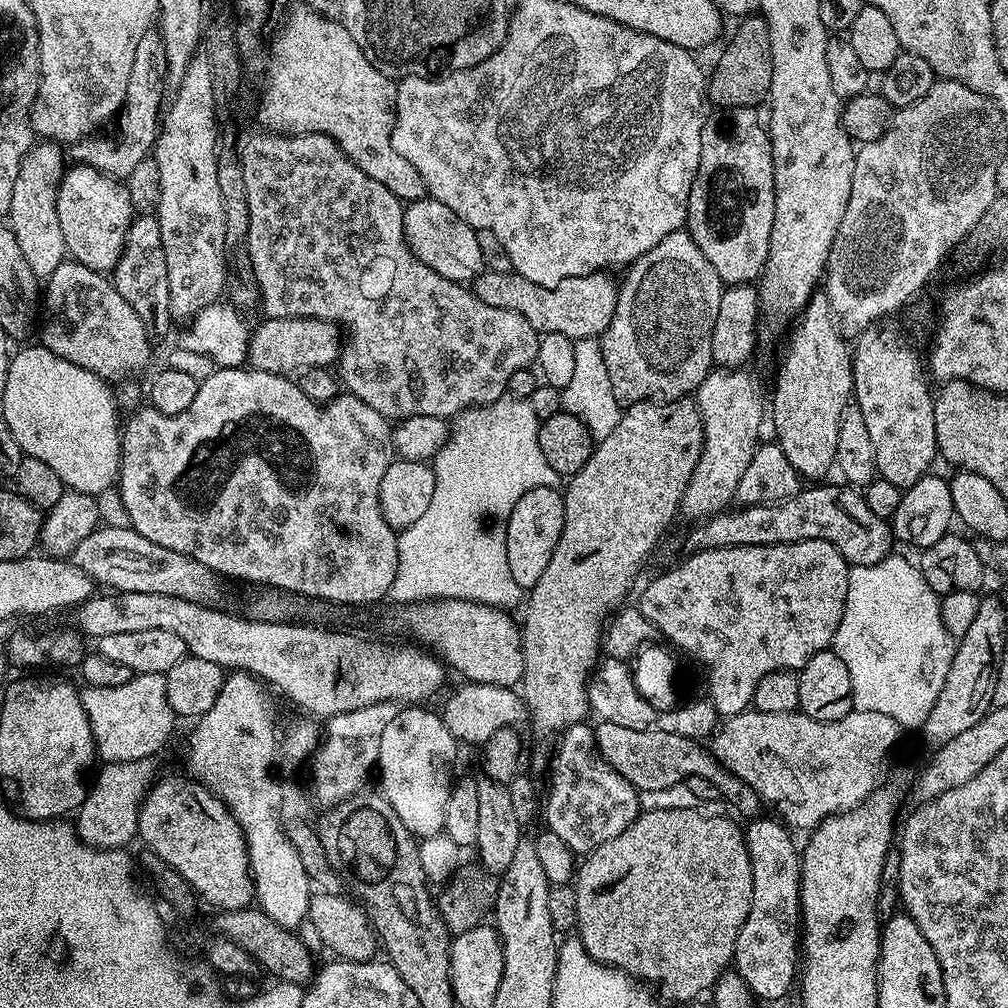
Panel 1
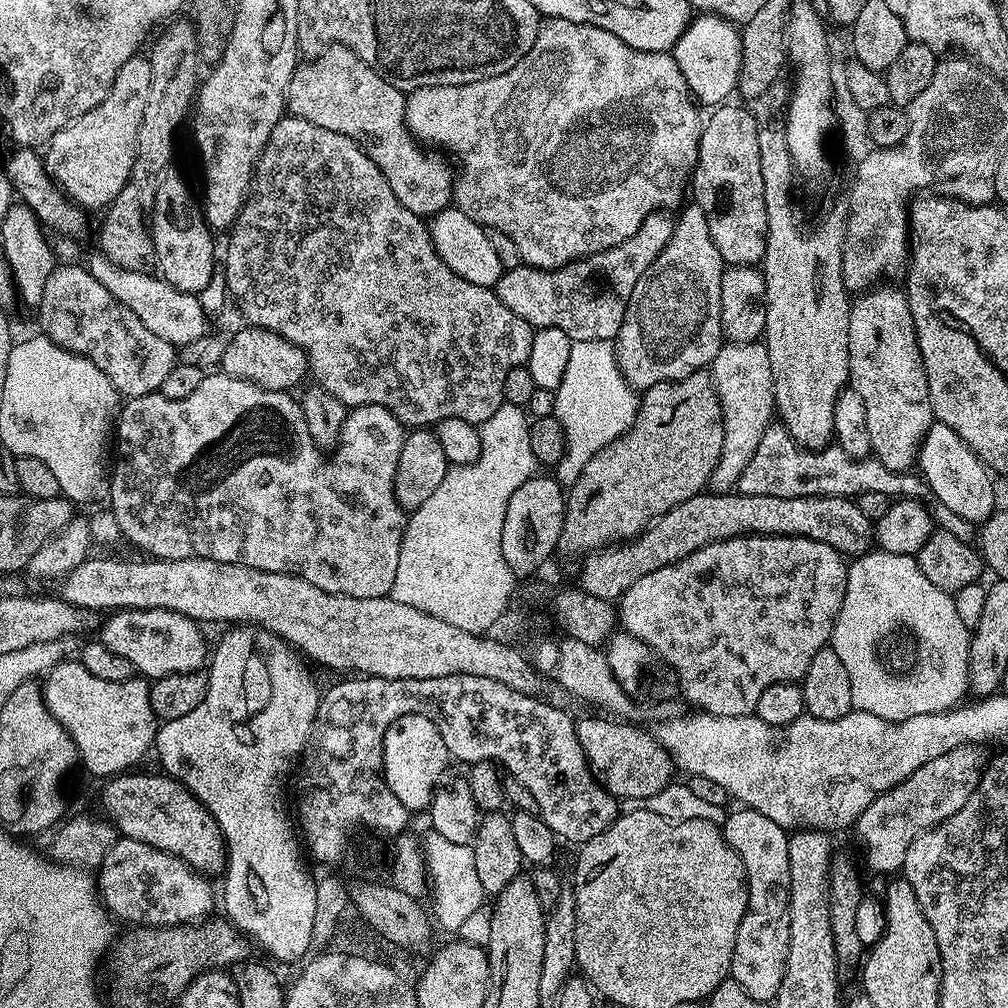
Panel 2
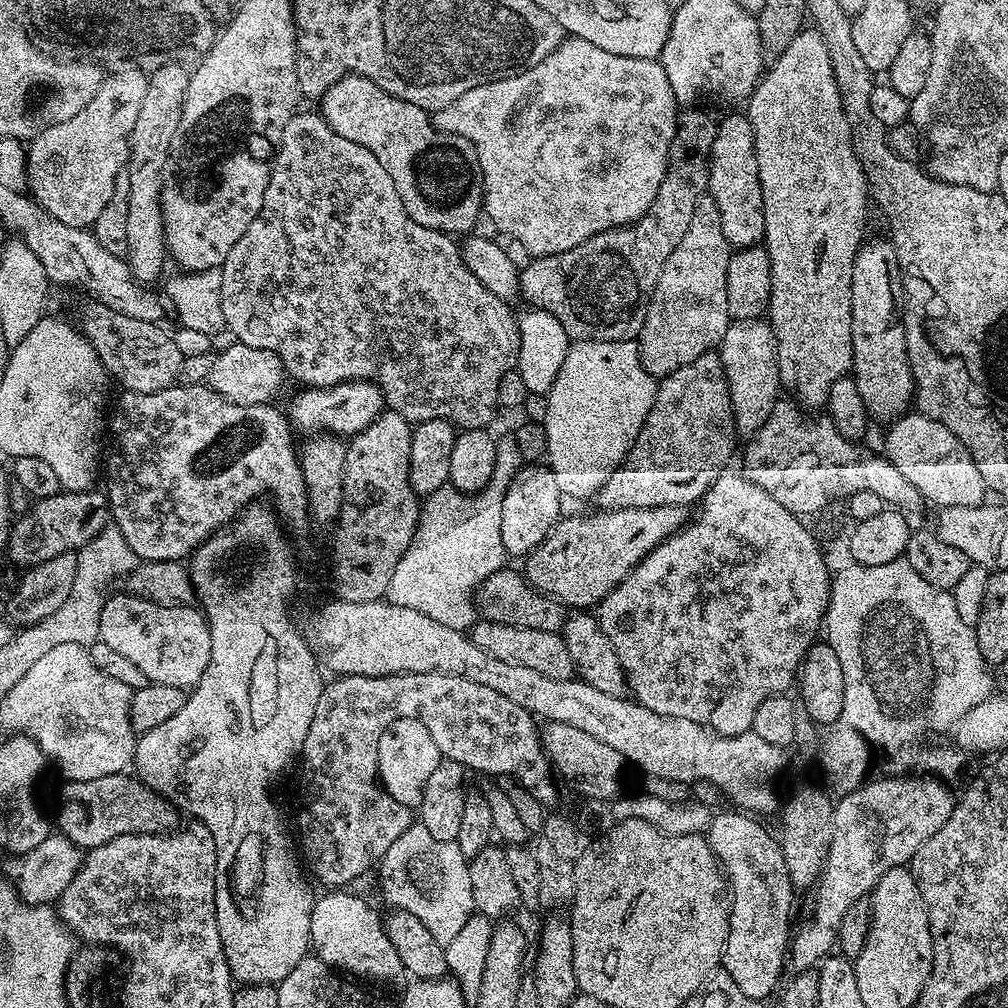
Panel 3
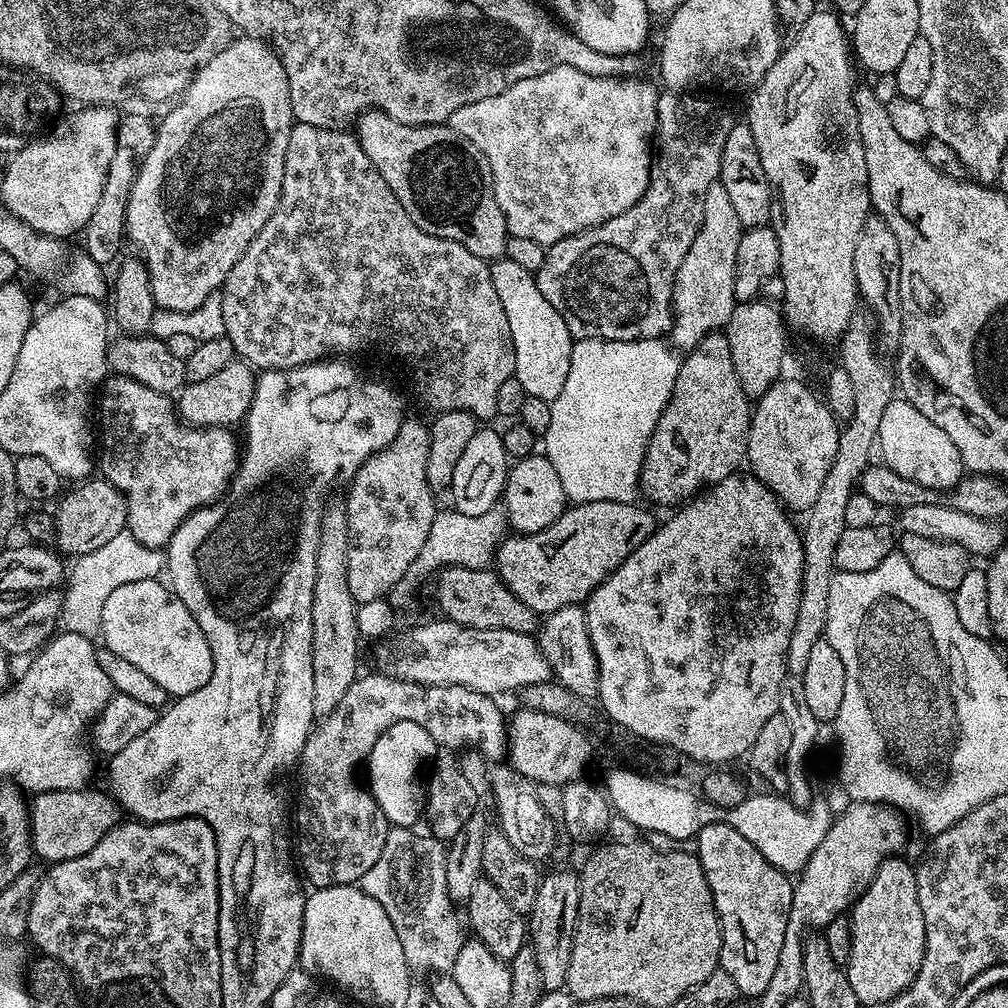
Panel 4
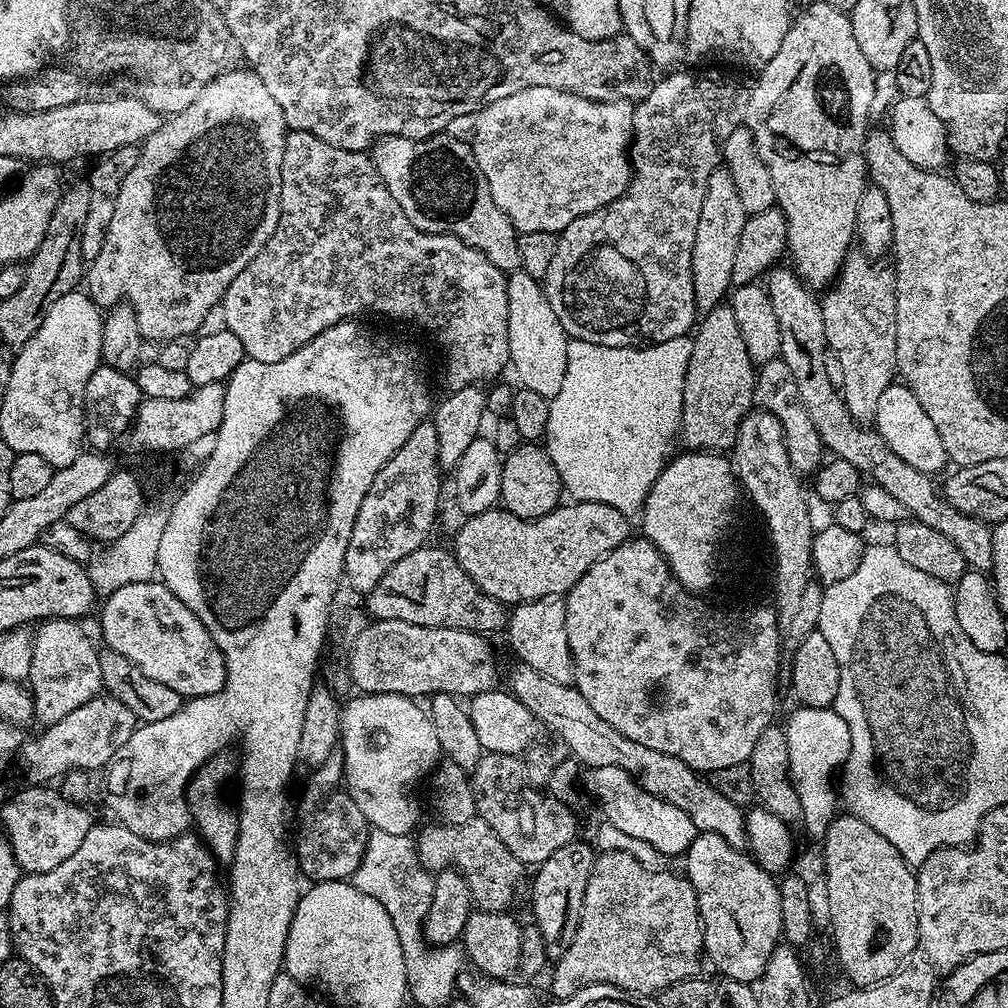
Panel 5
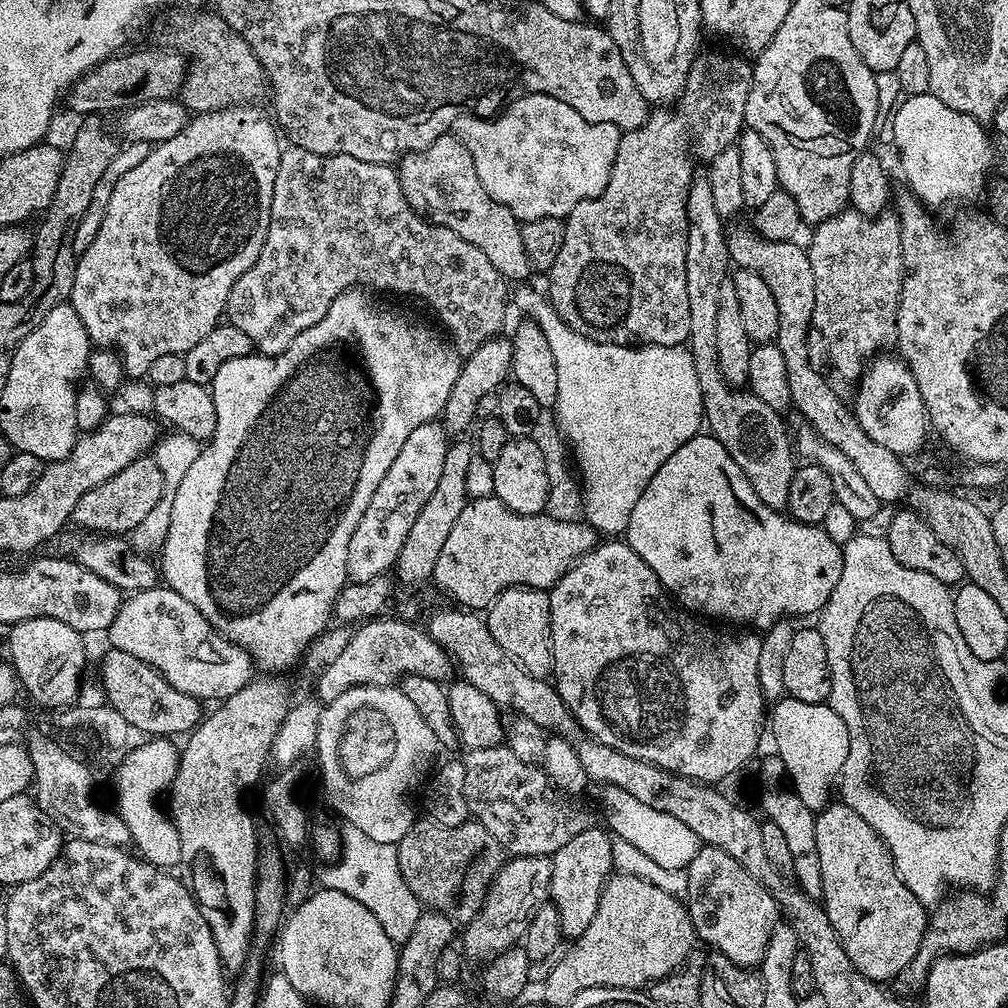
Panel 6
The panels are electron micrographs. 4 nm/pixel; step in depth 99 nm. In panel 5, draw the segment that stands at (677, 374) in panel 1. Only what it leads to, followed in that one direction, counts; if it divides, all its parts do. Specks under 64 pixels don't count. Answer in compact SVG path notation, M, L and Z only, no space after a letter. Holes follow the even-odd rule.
M717 166L706 182L706 198L702 198L702 218L698 218L698 234L692 251L692 281L696 307L701 313L725 303L733 287L734 253L738 251L738 234L746 226L750 213L738 198L734 178L727 168Z

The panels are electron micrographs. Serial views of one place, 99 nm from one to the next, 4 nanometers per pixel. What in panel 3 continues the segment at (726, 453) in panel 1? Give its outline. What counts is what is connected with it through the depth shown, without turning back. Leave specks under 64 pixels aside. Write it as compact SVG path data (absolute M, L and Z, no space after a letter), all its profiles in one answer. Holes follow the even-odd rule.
M764 318L729 323L718 351L730 390L737 433L741 437L751 438L762 426L762 422L770 418L770 410L774 410L782 392L774 330Z

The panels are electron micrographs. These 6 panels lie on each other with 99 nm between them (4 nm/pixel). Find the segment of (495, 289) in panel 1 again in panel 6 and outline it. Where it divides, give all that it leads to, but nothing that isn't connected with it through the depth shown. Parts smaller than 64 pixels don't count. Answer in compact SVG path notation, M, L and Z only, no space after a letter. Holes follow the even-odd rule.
M704 50L697 55L696 61L690 66L688 81L684 83L684 89L681 90L671 107L660 106L649 111L648 120L642 122L642 126L621 135L618 142L618 154L614 158L614 166L610 170L610 182L606 182L606 190L602 190L602 194L598 194L598 198L578 202L578 206L574 206L574 210L570 210L570 214L564 220L566 238L562 238L562 250L558 250L558 258L554 258L554 266L546 274L546 280L548 280L546 296L553 310L560 315L562 322L566 322L566 326L570 326L570 330L603 344L674 346L687 341L690 334L690 301L686 295L686 238L688 237L688 191L694 175L692 148L696 148L697 154L702 158L701 161L707 162L714 158L714 154L733 147L745 127L746 102L750 98L752 89L752 64L744 61L747 59L743 55L728 52Z

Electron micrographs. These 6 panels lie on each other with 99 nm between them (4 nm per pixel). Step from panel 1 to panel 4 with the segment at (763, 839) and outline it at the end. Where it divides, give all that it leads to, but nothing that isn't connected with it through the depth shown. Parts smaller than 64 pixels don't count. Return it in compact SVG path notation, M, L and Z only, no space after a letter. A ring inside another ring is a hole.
M728 824L705 826L696 835L694 845L694 854L706 874L706 882L710 886L712 901L720 919L720 968L730 974L730 978L734 978L734 986L741 997L759 998L766 986L770 986L770 978L774 978L774 970L778 967L778 958L786 942L786 922L792 905L793 881L787 873L771 865L749 839L742 838Z

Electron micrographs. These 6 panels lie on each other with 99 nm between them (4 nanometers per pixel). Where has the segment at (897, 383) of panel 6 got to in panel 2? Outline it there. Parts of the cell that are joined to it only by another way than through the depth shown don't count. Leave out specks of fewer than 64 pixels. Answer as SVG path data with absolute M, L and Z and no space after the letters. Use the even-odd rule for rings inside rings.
M936 422L925 433L924 441L920 443L918 472L934 499L975 526L997 511L993 473L973 454L970 446L966 446L966 442L962 442L962 438L950 430L950 426Z

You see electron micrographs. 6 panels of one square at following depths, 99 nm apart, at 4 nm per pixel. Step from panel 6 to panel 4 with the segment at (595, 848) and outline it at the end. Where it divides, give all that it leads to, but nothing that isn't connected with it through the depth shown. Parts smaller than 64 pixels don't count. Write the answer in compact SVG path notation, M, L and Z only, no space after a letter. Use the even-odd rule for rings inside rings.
M560 868L557 872L544 872L540 878L538 894L534 894L534 906L526 913L526 928L530 933L530 943L534 950L534 958L538 958L538 971L542 973L544 992L559 992L568 983L570 954L576 933L578 918L578 902L580 901L580 878L575 871Z

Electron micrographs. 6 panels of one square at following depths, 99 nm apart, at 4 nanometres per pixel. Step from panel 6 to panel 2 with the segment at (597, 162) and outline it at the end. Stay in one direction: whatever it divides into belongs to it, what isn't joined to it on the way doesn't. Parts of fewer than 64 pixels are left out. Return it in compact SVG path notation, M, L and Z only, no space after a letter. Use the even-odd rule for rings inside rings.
M545 19L540 26L540 33L534 42L534 46L525 54L520 61L510 70L506 70L506 74L498 74L497 76L487 76L481 80L474 82L466 82L458 86L434 86L433 88L416 88L413 92L407 93L404 101L404 121L408 123L408 130L413 137L421 145L431 146L436 150L443 150L445 153L456 155L455 163L458 165L458 175L454 180L454 204L455 207L462 210L462 214L469 216L474 222L483 224L485 229L493 232L501 232L506 234L506 238L510 238L510 242L514 242L514 246L518 246L518 254L521 261L530 268L561 268L575 260L581 260L583 256L590 254L598 254L602 250L610 250L614 246L618 246L622 242L626 242L626 238L634 238L634 234L638 234L638 226L642 226L642 222L650 215L651 212L659 212L661 210L672 210L672 207L680 200L680 195L685 195L686 185L689 183L692 170L696 166L696 155L700 149L700 129L702 127L701 109L692 98L692 93L688 91L686 86L686 78L682 78L682 72L678 70L676 59L668 52L643 52L634 46L630 46L626 42L622 42L622 38L618 38L614 34L610 34L610 30L602 30L598 26L590 26L589 24L579 24L578 22L570 22L569 20Z

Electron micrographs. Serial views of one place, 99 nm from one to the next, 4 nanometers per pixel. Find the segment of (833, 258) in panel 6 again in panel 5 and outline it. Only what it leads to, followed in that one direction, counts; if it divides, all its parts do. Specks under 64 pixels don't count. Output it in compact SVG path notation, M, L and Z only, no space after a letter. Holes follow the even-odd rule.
M863 254L849 255L844 264L840 268L840 273L836 275L836 279L832 281L830 287L822 296L822 322L826 326L826 342L828 343L827 351L832 352L838 358L838 362L842 366L842 386L839 391L844 398L846 410L852 415L852 419L861 426L868 426L875 421L878 414L878 402L882 398L882 394L886 394L886 390L897 379L896 370L896 278L891 267L875 268L873 257Z

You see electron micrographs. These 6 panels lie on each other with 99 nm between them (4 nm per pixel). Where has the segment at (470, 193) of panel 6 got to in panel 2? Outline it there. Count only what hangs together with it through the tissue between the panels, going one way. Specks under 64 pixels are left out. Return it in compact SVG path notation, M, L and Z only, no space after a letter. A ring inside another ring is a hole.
M334 44L311 62L297 67L290 78L286 108L291 115L322 126L322 130L346 134L382 170L390 190L394 190L394 198L406 210L421 218L431 218L453 203L454 168L443 151L422 150L409 132L404 121L405 99L405 93L366 66L349 48Z

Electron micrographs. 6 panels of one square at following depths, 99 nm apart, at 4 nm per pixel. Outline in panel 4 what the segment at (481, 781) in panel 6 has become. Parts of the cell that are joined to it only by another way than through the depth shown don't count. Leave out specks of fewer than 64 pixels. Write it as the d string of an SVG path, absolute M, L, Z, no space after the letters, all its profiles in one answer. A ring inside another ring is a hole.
M500 762L489 771L490 786L492 787L491 807L496 807L496 820L499 832L510 842L510 846L514 846L514 850L518 850L518 854L522 854L526 859L533 862L541 862L556 848L556 828L558 832L557 821L552 820L549 814L543 810L541 802L535 794L536 784L527 780L522 774L518 774L518 770L512 768L511 763Z

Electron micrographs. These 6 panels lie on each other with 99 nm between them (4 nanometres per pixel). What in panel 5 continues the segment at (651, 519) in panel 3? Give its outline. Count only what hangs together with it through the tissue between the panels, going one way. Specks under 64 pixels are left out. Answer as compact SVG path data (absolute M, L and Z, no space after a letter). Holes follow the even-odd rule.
M564 502L550 514L537 520L523 520L503 507L495 506L484 513L474 514L463 521L465 524L456 532L454 555L462 570L470 576L478 588L490 598L505 606L523 604L526 600L537 600L547 596L564 596L606 554L629 539L629 517L612 506L598 502Z

